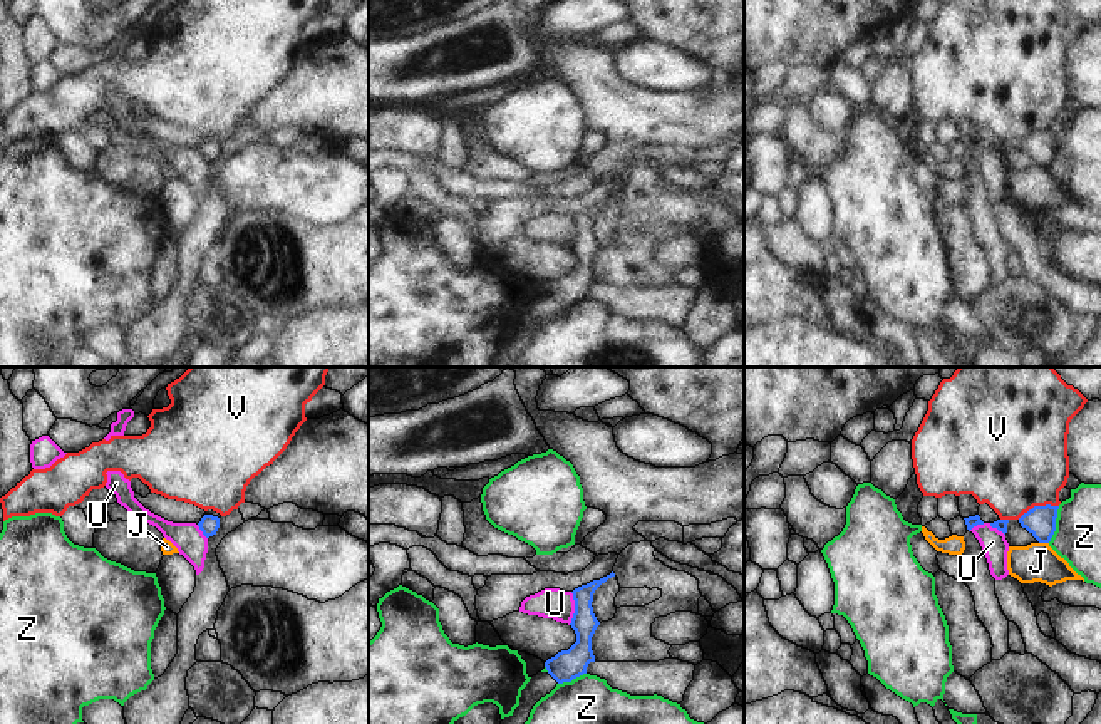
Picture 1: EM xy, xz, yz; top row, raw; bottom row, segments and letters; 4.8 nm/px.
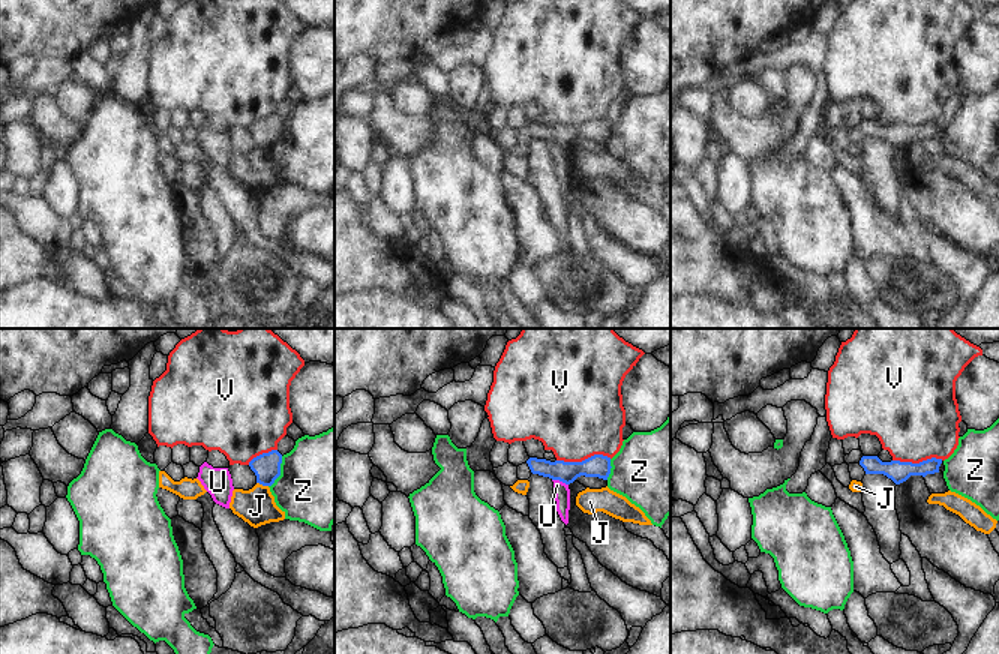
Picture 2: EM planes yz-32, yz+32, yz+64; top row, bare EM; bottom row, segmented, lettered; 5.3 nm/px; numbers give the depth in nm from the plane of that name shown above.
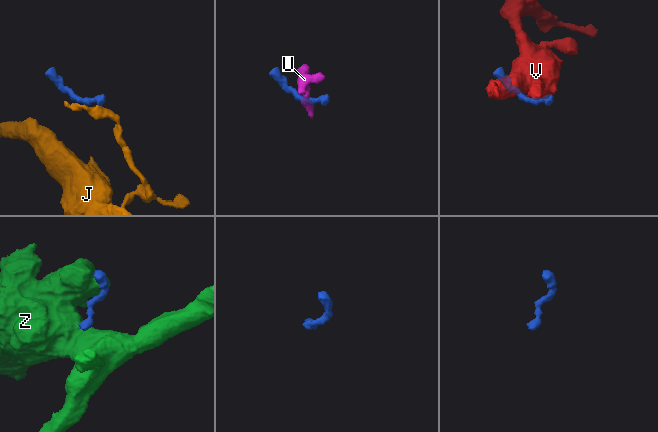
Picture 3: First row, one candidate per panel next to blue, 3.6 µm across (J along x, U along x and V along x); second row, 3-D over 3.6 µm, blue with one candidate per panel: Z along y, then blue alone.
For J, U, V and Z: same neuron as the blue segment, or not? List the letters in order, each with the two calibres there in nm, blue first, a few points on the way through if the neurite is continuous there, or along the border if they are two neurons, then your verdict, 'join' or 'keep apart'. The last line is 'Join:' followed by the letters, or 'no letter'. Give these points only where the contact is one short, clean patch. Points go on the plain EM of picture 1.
J: calibres 140 and 190 nm; border yz (1039, 166), (1048, 168); keep apart
U: calibres 130 and 150 nm; border xz (572, 217), (573, 242), (568, 248); keep apart
V: calibres 140 and 480 nm; border yz (1058, 129), (1034, 129), (1018, 143); keep apart
Z: calibres 140 and 220 nm; border yz (1059, 131), (1056, 155), (1048, 166); keep apart
Join: no letter

